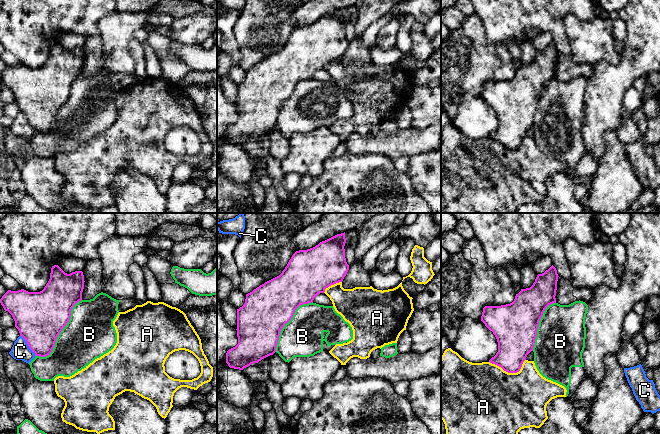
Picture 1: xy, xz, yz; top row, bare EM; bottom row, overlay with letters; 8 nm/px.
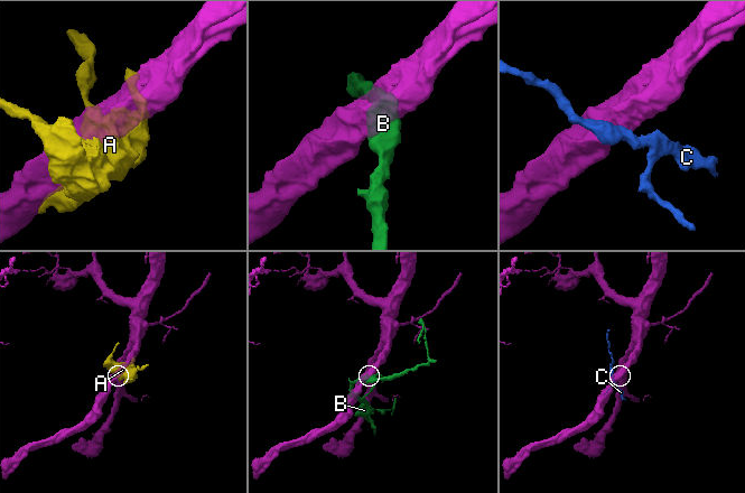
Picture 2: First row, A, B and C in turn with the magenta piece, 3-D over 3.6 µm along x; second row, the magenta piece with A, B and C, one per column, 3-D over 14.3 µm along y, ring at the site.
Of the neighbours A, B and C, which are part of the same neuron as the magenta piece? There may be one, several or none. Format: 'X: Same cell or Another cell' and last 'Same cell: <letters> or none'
A: Another cell
B: Another cell
C: Another cell
Same cell: none

